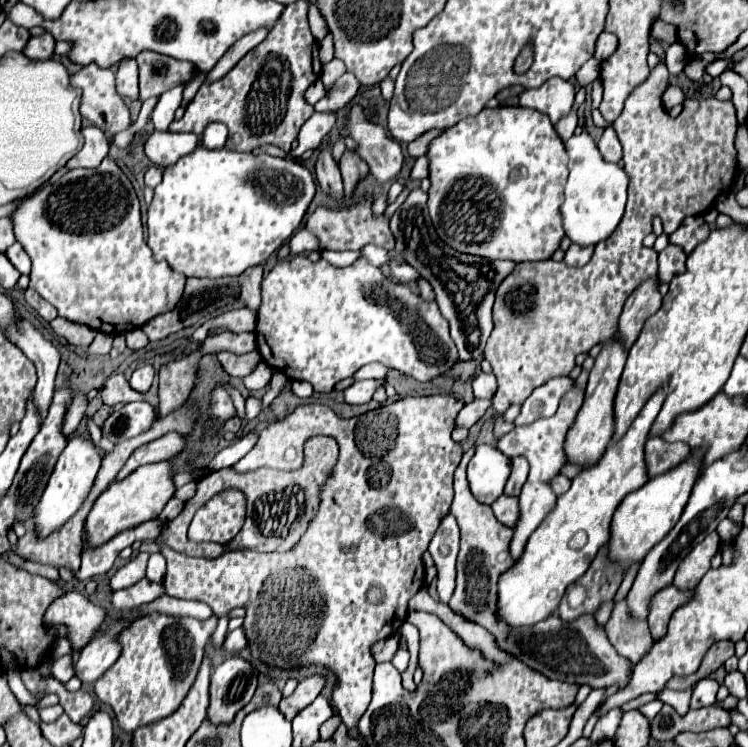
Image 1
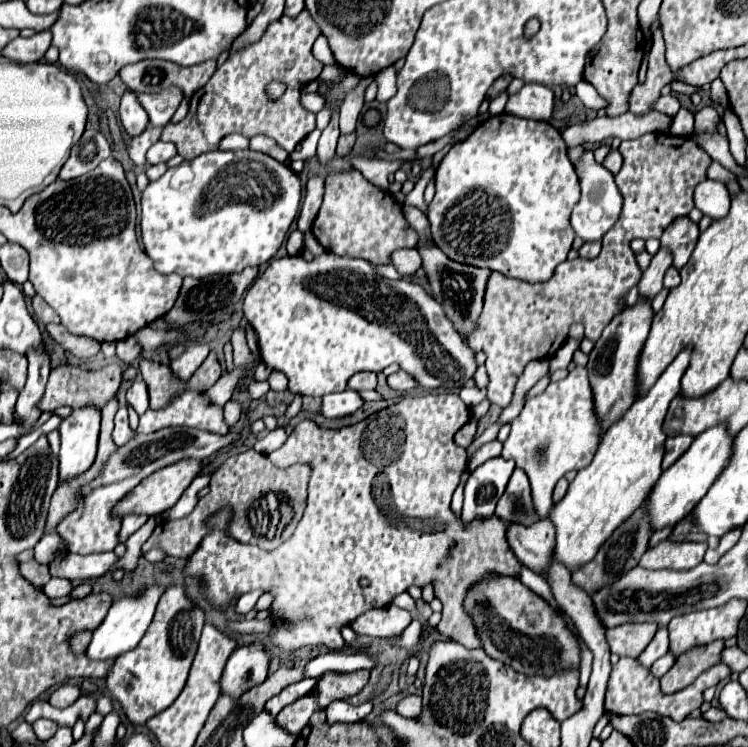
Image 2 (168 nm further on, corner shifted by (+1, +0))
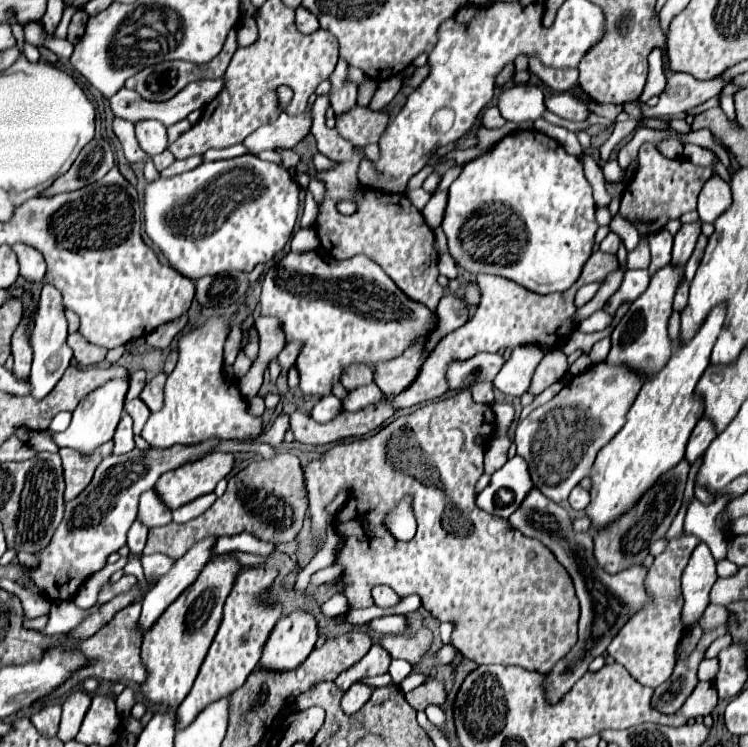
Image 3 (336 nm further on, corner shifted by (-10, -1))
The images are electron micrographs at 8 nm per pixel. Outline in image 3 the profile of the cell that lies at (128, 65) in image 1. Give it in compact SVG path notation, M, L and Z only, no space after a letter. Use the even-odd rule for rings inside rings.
M139 121L135 123L135 133L141 149L147 151L151 157L167 147L167 129L159 121Z

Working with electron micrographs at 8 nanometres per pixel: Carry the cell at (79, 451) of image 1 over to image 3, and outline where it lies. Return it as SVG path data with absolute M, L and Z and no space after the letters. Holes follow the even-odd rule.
M113 379L113 381L107 381L101 389L95 389L93 393L89 393L79 405L77 409L73 411L73 421L71 425L61 431L61 433L55 433L51 429L43 431L47 433L55 443L59 443L61 447L71 447L83 455L91 455L97 447L101 447L103 443L107 443L113 433L115 433L115 427L121 419L121 411L123 411L123 399L125 399L125 393L127 393L127 379Z

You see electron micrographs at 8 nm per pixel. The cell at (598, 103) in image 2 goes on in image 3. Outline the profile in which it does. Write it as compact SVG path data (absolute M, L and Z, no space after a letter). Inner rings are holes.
M675 73L673 77L667 79L667 87L659 97L659 103L654 107L641 103L640 108L646 118L673 115L673 113L683 113L689 109L699 107L701 103L705 103L707 99L715 97L721 93L721 87L729 81L721 81L711 79L711 81L699 81L693 75L687 73Z

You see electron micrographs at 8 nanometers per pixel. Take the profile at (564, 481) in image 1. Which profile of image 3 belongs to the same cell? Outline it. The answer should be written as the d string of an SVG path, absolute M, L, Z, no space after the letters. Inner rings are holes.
M575 487L575 489L571 491L571 495L569 495L569 505L571 505L573 509L581 511L581 509L587 507L587 503L589 503L589 491L585 491L585 489L581 489L581 487Z

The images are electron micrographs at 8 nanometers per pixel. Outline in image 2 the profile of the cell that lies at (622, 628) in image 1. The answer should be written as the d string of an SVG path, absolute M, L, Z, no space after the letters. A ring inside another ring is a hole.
M669 650L664 658L660 658L652 664L652 668L650 668L650 672L656 676L656 678L660 678L662 674L665 674L674 664L675 657Z

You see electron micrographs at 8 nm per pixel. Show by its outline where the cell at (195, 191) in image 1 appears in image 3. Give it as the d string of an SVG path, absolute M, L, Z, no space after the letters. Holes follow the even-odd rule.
M241 155L223 161L201 163L199 167L171 179L155 179L145 189L145 233L167 257L171 267L189 279L217 275L223 271L251 271L257 263L267 263L289 241L299 215L299 185L289 171L257 155Z

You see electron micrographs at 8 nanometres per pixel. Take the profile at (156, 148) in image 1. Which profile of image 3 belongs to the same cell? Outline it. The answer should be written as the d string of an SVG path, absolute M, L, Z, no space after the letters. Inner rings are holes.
M165 149L163 153L159 153L159 155L155 155L155 157L153 157L153 163L155 163L157 171L163 171L163 169L165 169L165 167L169 167L173 161L175 161L175 157L171 155L171 151L169 151L169 149Z

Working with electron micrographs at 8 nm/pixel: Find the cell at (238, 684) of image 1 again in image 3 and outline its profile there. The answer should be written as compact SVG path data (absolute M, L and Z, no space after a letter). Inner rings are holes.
M295 611L289 617L281 617L271 631L257 669L263 671L287 671L295 669L313 651L317 641L317 623L309 613Z

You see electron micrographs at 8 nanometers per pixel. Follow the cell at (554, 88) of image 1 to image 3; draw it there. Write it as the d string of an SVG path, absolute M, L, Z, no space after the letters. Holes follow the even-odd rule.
M515 85L499 97L501 115L519 125L525 121L537 121L547 111L545 95L537 85Z

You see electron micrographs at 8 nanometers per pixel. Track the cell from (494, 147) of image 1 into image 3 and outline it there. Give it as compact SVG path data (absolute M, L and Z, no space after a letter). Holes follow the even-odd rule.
M517 129L517 131L509 133L509 135L505 135L501 141L497 141L485 155L481 155L481 157L477 157L473 161L467 161L463 165L461 175L449 187L449 201L447 201L447 209L445 209L445 217L443 217L441 227L443 227L445 235L447 235L449 251L451 251L453 259L457 261L459 267L463 267L463 269L467 269L469 273L475 273L475 275L477 273L501 275L505 279L511 279L511 281L523 285L529 291L547 295L547 293L569 289L577 281L583 263L589 259L591 247L593 247L593 237L595 237L595 231L597 231L595 201L593 201L593 195L591 195L589 181L583 175L583 165L581 165L581 161L577 157L569 155L559 141L551 139L549 135L545 135L545 133L537 131L537 129Z

